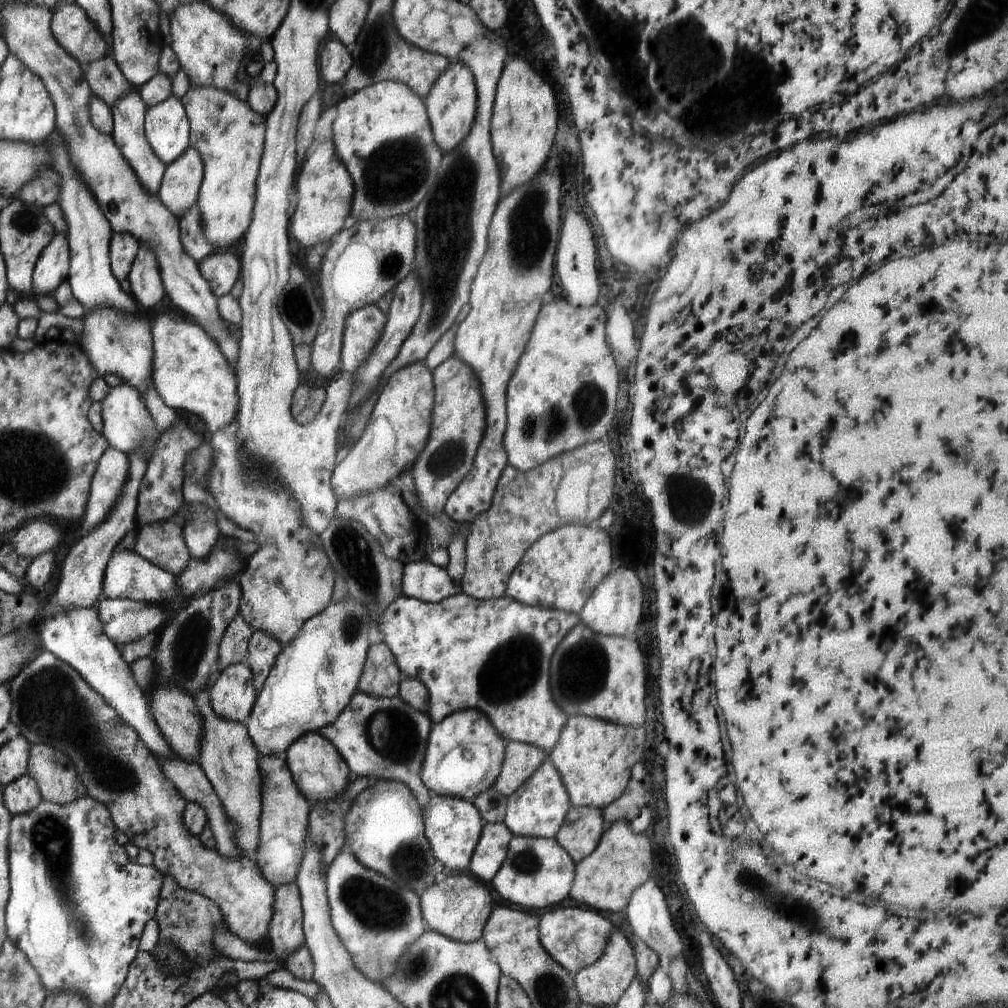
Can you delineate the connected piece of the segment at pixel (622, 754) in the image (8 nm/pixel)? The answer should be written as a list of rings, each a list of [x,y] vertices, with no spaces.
[[[570,715],[558,742],[548,755],[561,776],[571,804],[602,810],[622,796],[630,780],[630,768],[644,759],[644,726],[622,726],[584,715]]]

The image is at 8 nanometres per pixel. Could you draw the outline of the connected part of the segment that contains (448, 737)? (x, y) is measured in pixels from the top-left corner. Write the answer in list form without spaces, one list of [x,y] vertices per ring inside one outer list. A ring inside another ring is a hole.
[[[466,709],[453,712],[431,726],[421,780],[430,793],[460,797],[473,803],[483,787],[492,788],[499,777],[506,745],[506,741],[482,711]]]

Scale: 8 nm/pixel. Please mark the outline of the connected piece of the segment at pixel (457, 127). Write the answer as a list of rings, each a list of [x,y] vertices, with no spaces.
[[[451,63],[439,74],[423,99],[431,124],[435,143],[441,151],[447,153],[460,144],[474,122],[476,116],[477,88],[471,70],[462,63]]]

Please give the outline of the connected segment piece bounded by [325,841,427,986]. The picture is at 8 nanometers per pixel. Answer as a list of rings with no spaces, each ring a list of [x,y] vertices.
[[[348,841],[343,844],[338,854],[329,862],[325,870],[325,885],[331,923],[336,934],[353,958],[355,967],[362,971],[366,978],[383,986],[383,982],[394,972],[399,956],[405,953],[405,950],[409,949],[414,940],[427,930],[422,918],[418,894],[408,886],[400,886],[380,873],[362,866],[362,863],[354,858]]]

